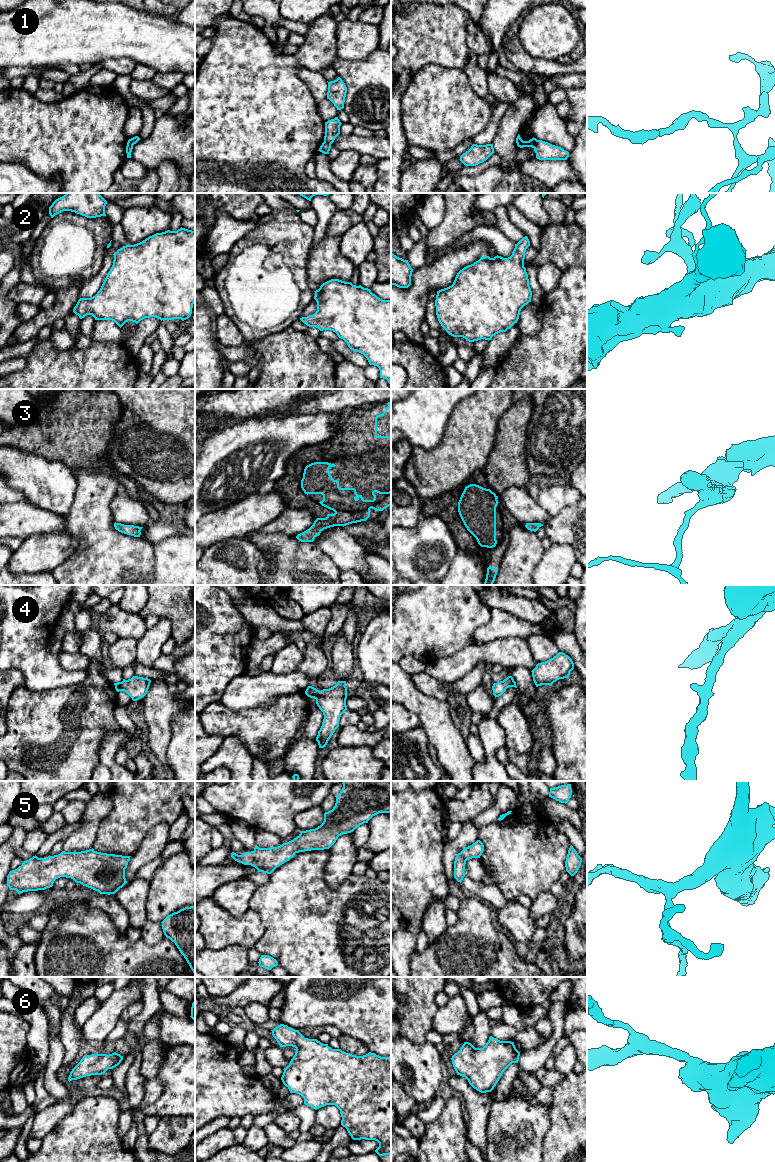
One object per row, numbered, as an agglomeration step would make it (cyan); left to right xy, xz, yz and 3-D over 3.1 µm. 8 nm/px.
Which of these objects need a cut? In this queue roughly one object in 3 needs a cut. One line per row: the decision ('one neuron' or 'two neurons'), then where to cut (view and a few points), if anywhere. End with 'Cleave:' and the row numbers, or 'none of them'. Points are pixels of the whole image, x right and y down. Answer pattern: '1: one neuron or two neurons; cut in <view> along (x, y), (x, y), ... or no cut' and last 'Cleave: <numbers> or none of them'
1: two neurons; cut in yz along (537, 140), (533, 147)
2: one neuron; no cut
3: one neuron; no cut
4: one neuron; no cut
5: one neuron; no cut
6: one neuron; no cut
Cleave: 1

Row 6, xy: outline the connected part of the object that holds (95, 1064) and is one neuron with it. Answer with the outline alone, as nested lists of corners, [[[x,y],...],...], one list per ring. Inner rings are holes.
[[[114,1052],[112,1054],[91,1054],[84,1056],[80,1062],[72,1069],[68,1081],[77,1080],[91,1075],[102,1075],[108,1069],[118,1066],[123,1060],[123,1056]]]

